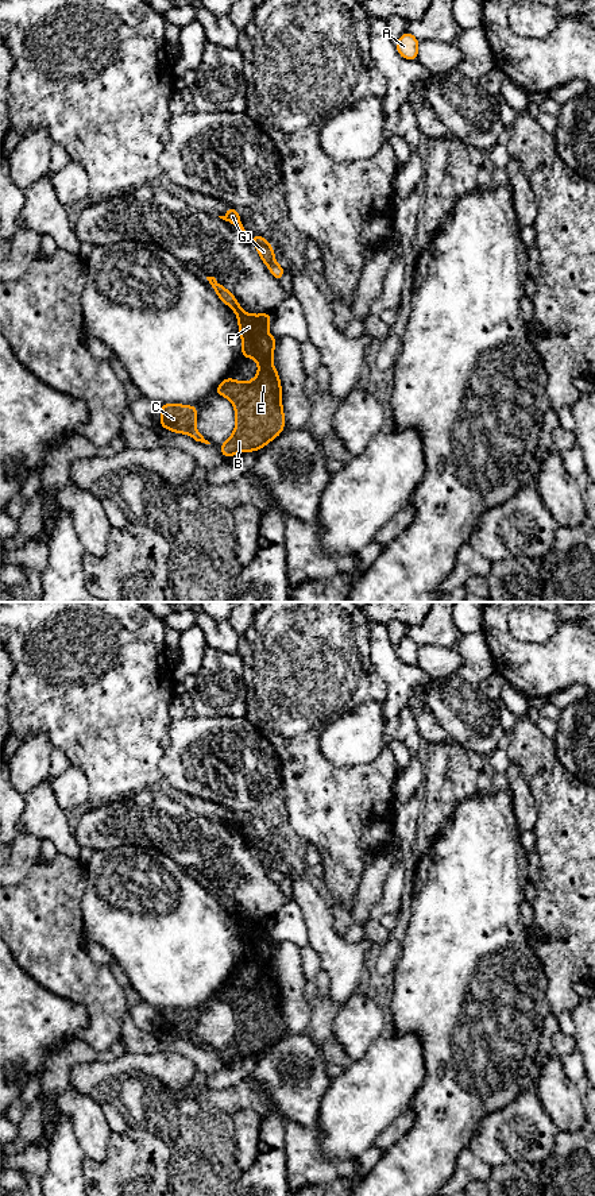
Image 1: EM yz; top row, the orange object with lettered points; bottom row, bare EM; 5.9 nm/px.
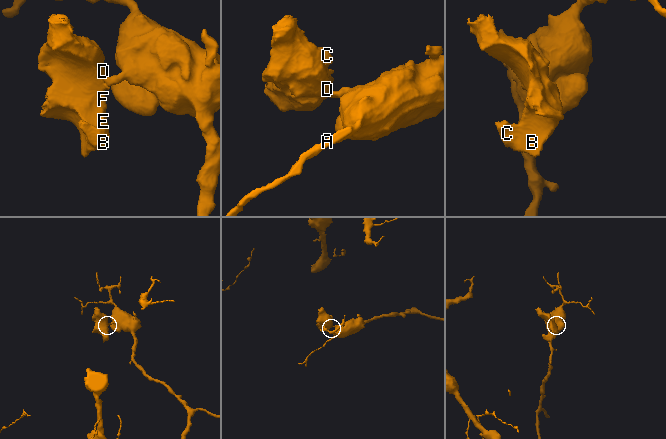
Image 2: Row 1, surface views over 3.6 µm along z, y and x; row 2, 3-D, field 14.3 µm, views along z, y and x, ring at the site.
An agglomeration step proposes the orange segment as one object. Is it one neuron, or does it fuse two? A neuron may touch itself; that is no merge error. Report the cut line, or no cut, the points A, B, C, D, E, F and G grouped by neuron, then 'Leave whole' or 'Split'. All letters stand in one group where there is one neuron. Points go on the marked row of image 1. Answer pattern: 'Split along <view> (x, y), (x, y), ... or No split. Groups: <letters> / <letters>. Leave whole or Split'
Split along yz (274, 262), (269, 267). Groups: A / B C D E F G. Split

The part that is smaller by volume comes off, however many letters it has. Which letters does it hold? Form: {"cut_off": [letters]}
{"cut_off": ["B", "C", "D", "E", "F", "G"]}

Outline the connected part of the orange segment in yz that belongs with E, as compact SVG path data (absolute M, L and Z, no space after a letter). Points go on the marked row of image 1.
M206 277L206 279L217 297L237 316L243 343L239 356L254 358L259 366L256 377L250 382L239 382L228 375L213 391L227 397L233 404L236 414L236 427L231 437L217 445L221 455L228 459L246 451L258 452L285 429L282 386L273 364L278 337L267 333L271 312L250 315L215 277Z

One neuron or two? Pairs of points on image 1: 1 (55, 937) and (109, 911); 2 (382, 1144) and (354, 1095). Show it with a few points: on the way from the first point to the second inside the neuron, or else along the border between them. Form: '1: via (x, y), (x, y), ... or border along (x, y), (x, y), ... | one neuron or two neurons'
1: border along (85, 890), (81, 898), (84, 937) | two neurons
2: border along (400, 1114), (374, 1144) | two neurons

